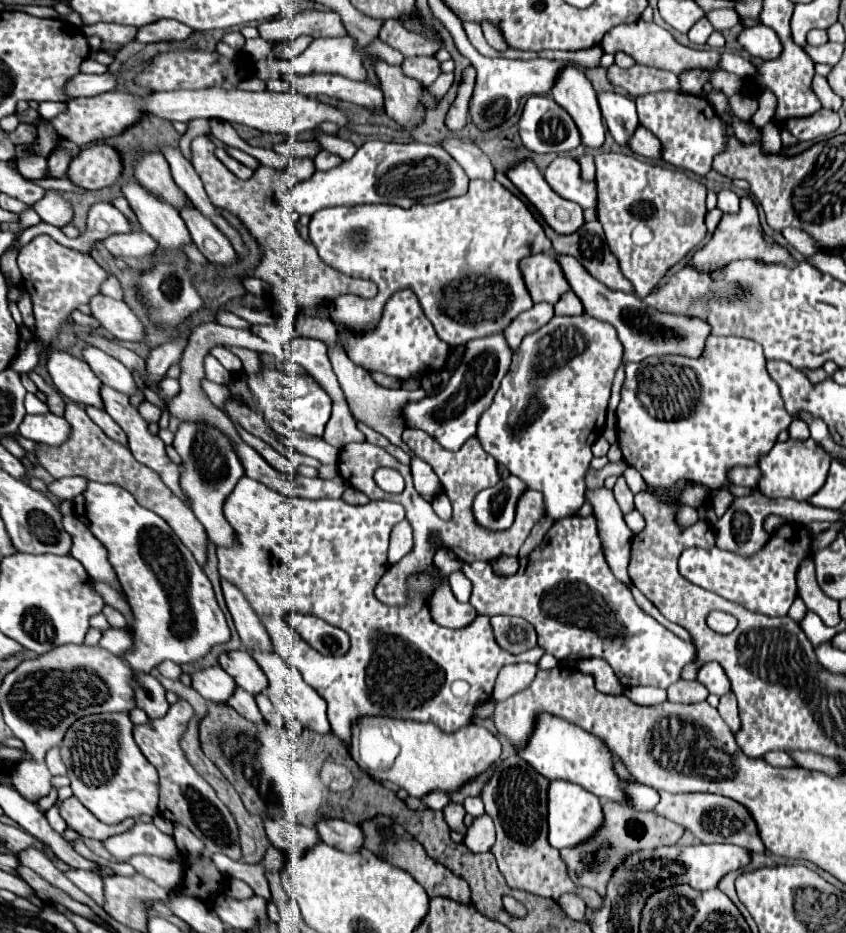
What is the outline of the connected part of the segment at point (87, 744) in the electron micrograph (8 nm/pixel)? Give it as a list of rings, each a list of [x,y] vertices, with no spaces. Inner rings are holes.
[[[104,712],[104,714],[90,714],[78,718],[64,734],[60,744],[60,758],[68,766],[70,788],[74,796],[104,824],[118,824],[124,818],[142,816],[142,814],[158,814],[158,772],[156,768],[144,758],[140,748],[132,738],[132,722],[126,712]]]

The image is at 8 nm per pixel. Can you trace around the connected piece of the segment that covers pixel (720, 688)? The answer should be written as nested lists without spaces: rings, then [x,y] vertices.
[[[708,662],[708,664],[702,664],[698,668],[698,674],[696,674],[696,680],[702,682],[710,694],[716,694],[716,696],[722,696],[730,690],[730,682],[728,682],[728,676],[724,674],[722,666],[718,662]]]

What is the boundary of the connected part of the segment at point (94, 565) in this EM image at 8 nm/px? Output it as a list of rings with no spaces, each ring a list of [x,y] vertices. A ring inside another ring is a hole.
[[[64,516],[64,528],[68,530],[68,534],[72,534],[72,550],[70,554],[80,560],[86,568],[86,572],[98,580],[98,582],[106,582],[112,588],[116,588],[118,592],[122,592],[122,596],[126,598],[116,572],[112,570],[112,564],[108,562],[108,550],[106,546],[102,546],[102,542],[98,542],[90,528],[86,524],[82,524],[78,518],[74,516]]]

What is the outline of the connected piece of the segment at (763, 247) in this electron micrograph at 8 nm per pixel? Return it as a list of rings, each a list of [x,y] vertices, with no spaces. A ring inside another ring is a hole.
[[[746,194],[740,198],[740,210],[736,214],[722,216],[712,240],[702,250],[698,250],[694,254],[690,264],[694,264],[698,270],[712,272],[712,270],[722,268],[728,262],[740,260],[740,258],[760,258],[766,262],[788,262],[790,266],[794,264],[794,260],[790,258],[790,254],[782,246],[774,244],[772,240],[764,240],[764,234],[762,234],[762,228],[758,222],[758,206],[756,206],[752,194]]]

